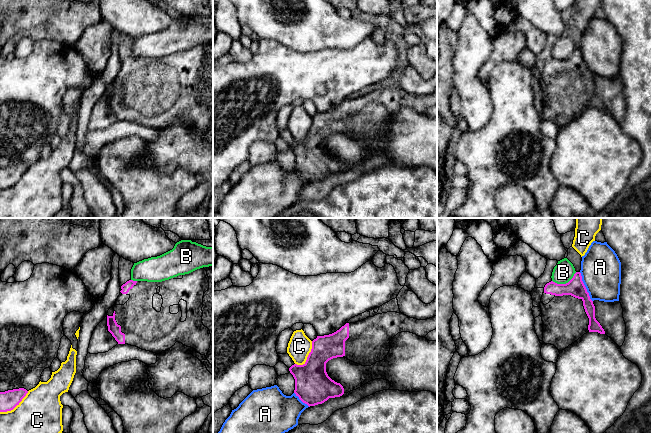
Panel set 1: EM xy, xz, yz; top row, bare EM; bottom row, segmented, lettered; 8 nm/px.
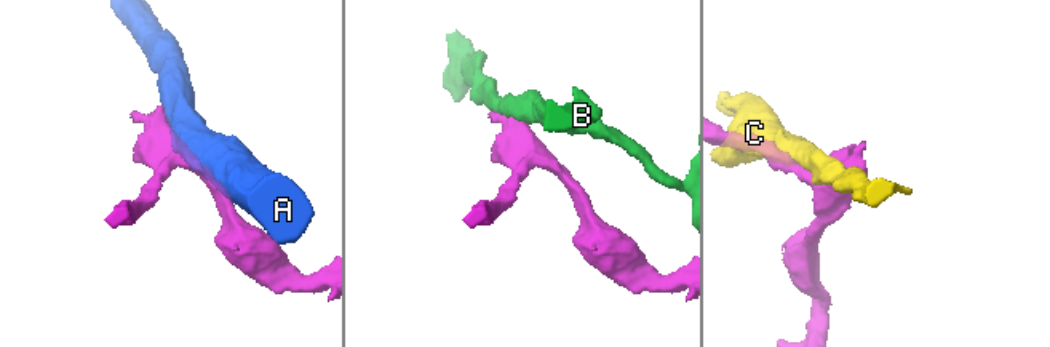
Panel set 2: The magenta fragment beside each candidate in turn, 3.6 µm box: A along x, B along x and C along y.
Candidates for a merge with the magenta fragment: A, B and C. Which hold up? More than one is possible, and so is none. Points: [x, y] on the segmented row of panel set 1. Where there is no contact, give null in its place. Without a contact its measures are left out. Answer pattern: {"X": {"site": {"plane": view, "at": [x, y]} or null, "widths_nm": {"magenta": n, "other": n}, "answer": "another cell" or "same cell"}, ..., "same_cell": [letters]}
{"A": {"site": {"plane": "yz", "at": [585, 287]}, "widths_nm": {"magenta": 150, "other": 320}, "answer": "another cell"}, "B": {"site": {"plane": "yz", "at": [564, 284]}, "widths_nm": {"magenta": 150, "other": 170}, "answer": "another cell"}, "C": {"site": {"plane": "xy", "at": [15, 406]}, "widths_nm": {"magenta": 150, "other": 360}, "answer": "another cell"}, "same_cell": []}

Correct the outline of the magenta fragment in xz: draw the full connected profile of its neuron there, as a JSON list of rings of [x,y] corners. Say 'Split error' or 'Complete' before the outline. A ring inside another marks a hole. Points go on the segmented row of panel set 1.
Split error. [[[387,312],[355,323],[346,323],[332,334],[317,336],[312,341],[312,349],[306,362],[303,365],[294,364],[289,368],[295,379],[294,393],[309,407],[322,404],[329,398],[340,397],[344,394],[344,388],[328,376],[326,363],[329,360],[344,356],[362,366],[371,366],[385,359],[390,351],[390,340],[398,333],[410,332],[425,337],[435,329],[437,329],[437,315],[426,320],[417,320],[403,313]]]

